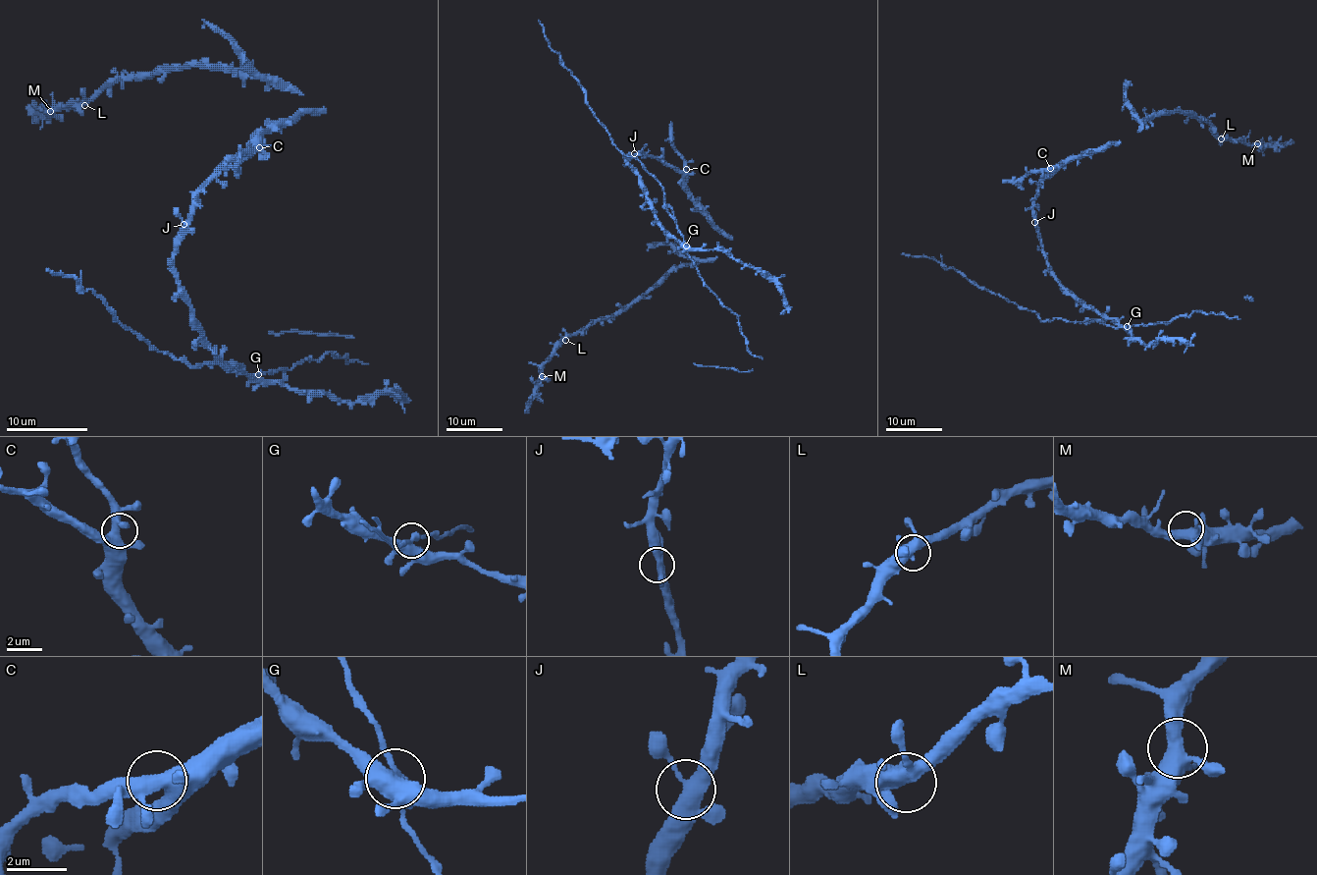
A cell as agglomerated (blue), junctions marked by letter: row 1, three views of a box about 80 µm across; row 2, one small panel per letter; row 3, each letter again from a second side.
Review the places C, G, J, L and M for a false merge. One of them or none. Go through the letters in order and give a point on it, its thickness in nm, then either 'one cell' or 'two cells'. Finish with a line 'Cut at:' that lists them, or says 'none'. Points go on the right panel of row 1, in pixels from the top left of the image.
C: place (1050, 168); calibre 440 nm; one cell
G: place (1127, 326); calibre 440 nm; one cell
J: place (1034, 222); calibre 400 nm; one cell
L: place (1221, 138); calibre 440 nm; one cell
M: place (1257, 143); calibre 420 nm; one cell
Cut at: none

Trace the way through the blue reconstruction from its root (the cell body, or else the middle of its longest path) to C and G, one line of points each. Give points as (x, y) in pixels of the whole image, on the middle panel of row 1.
C: (637, 155), (646, 152), (680, 171), (686, 169)
G: (637, 155), (627, 162), (640, 179), (646, 201), (658, 223), (686, 246)

